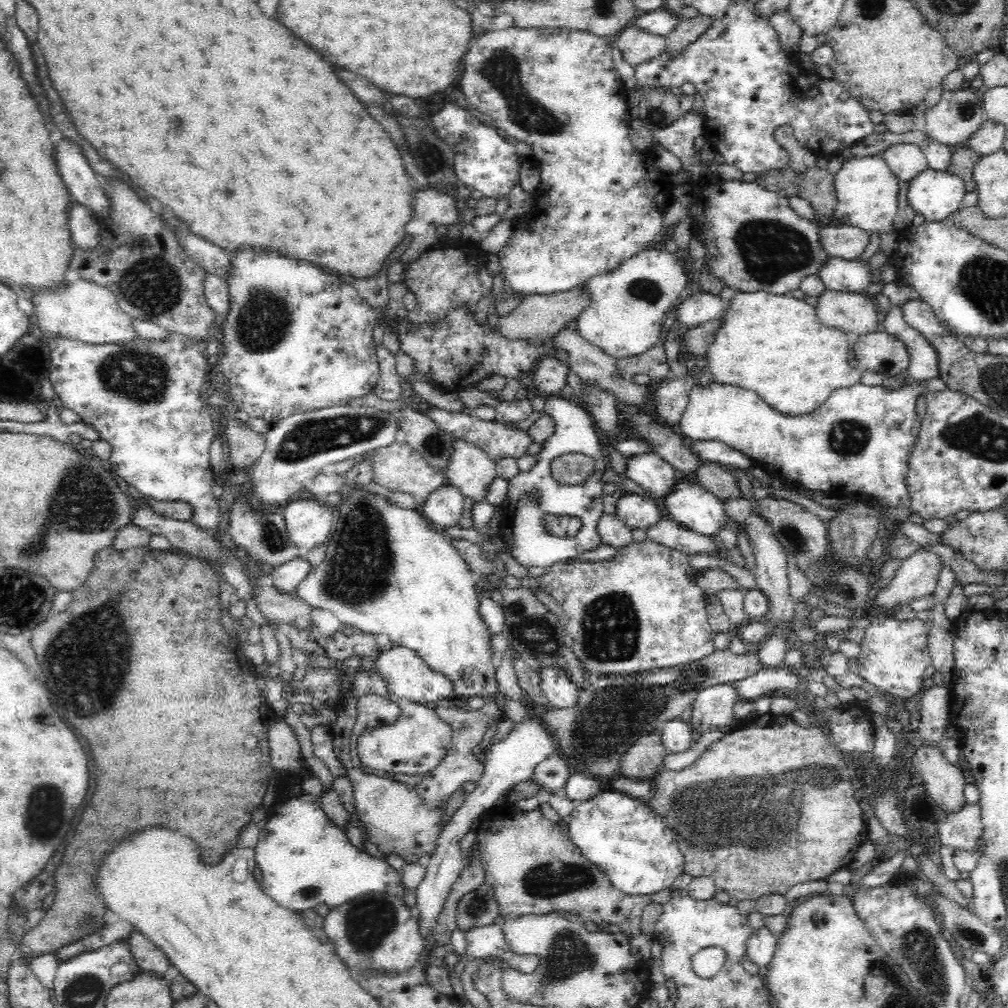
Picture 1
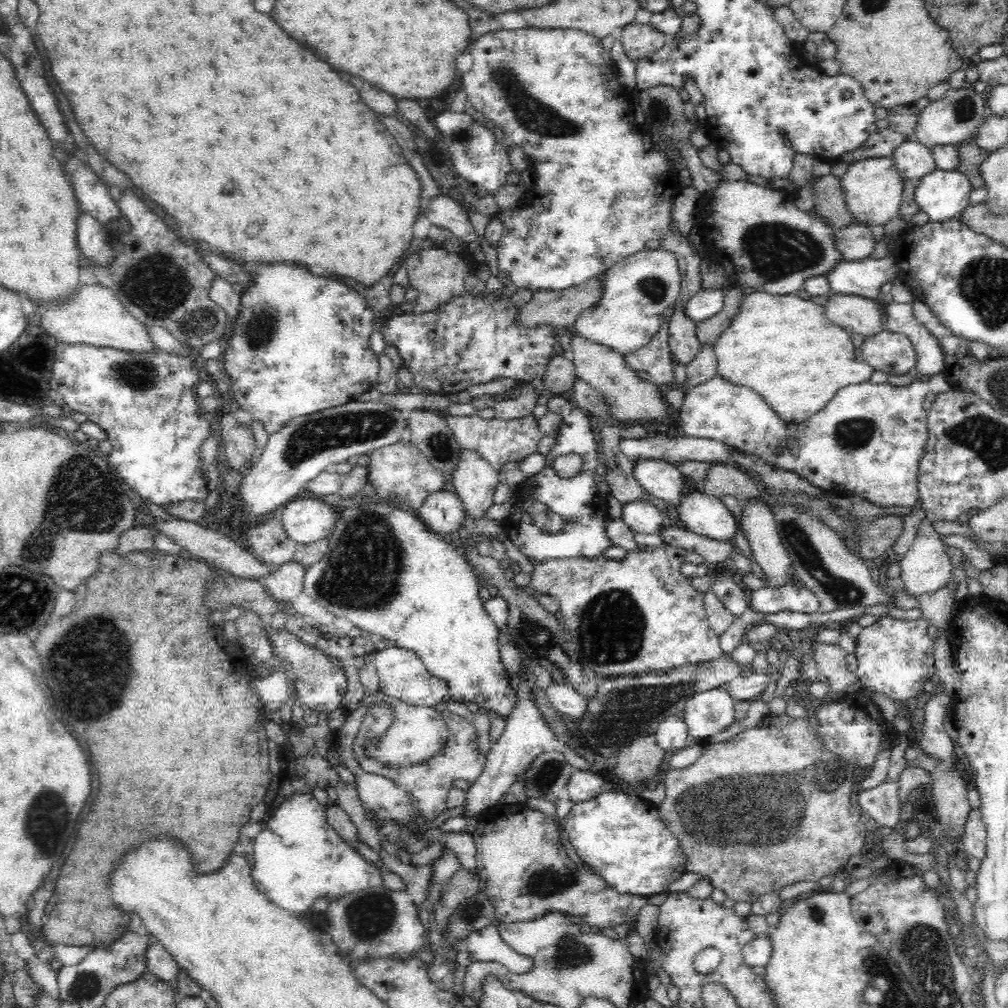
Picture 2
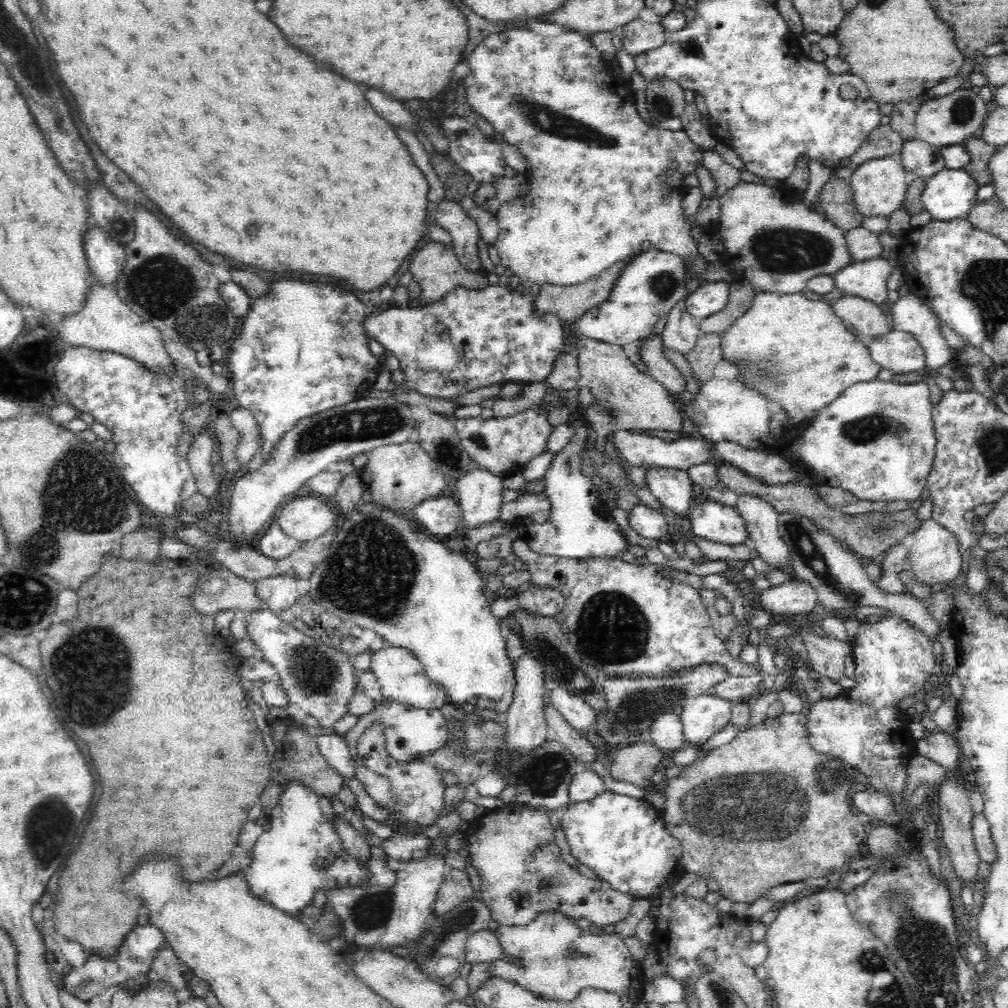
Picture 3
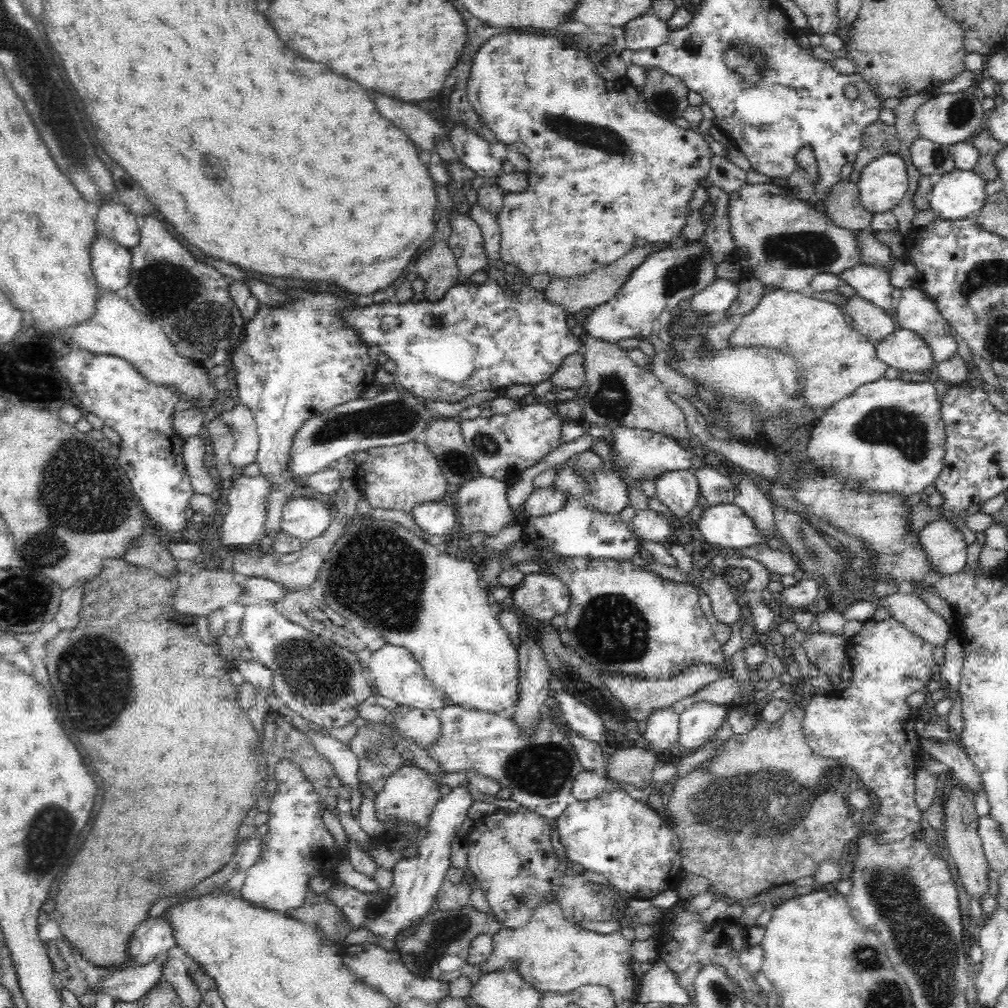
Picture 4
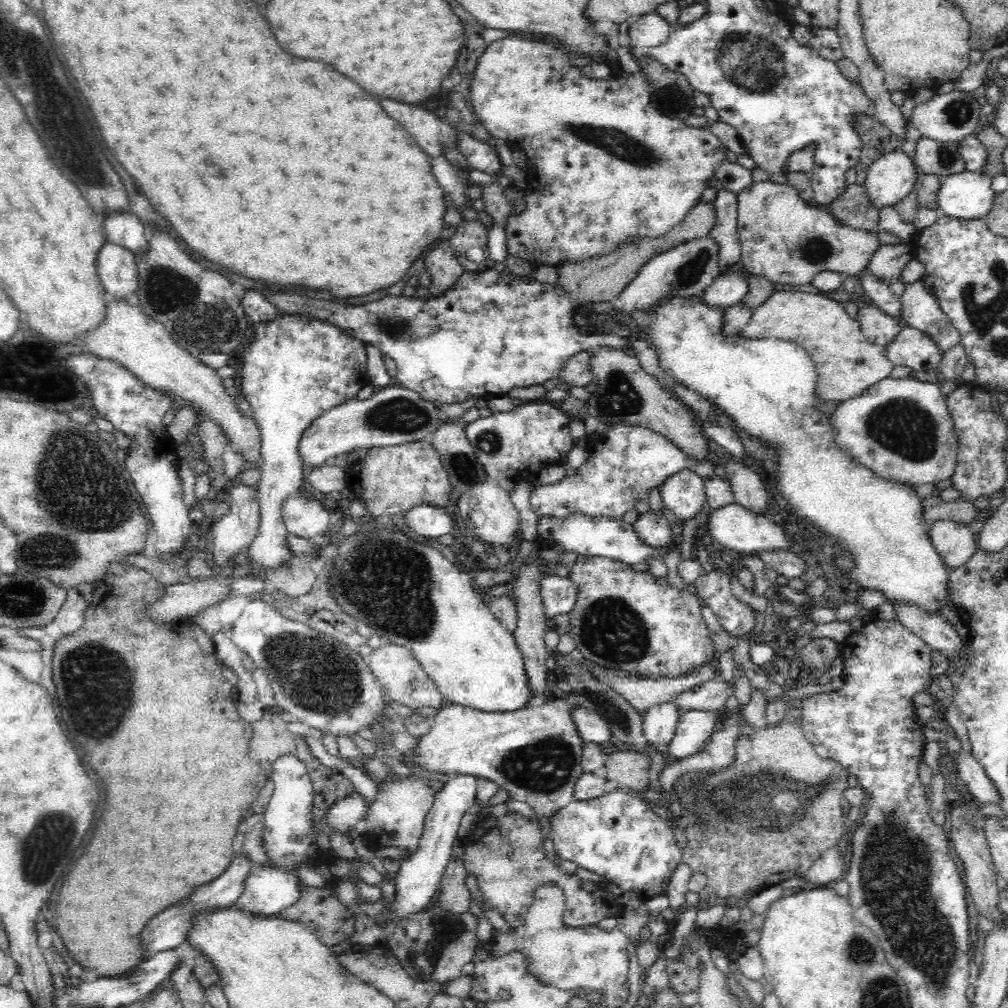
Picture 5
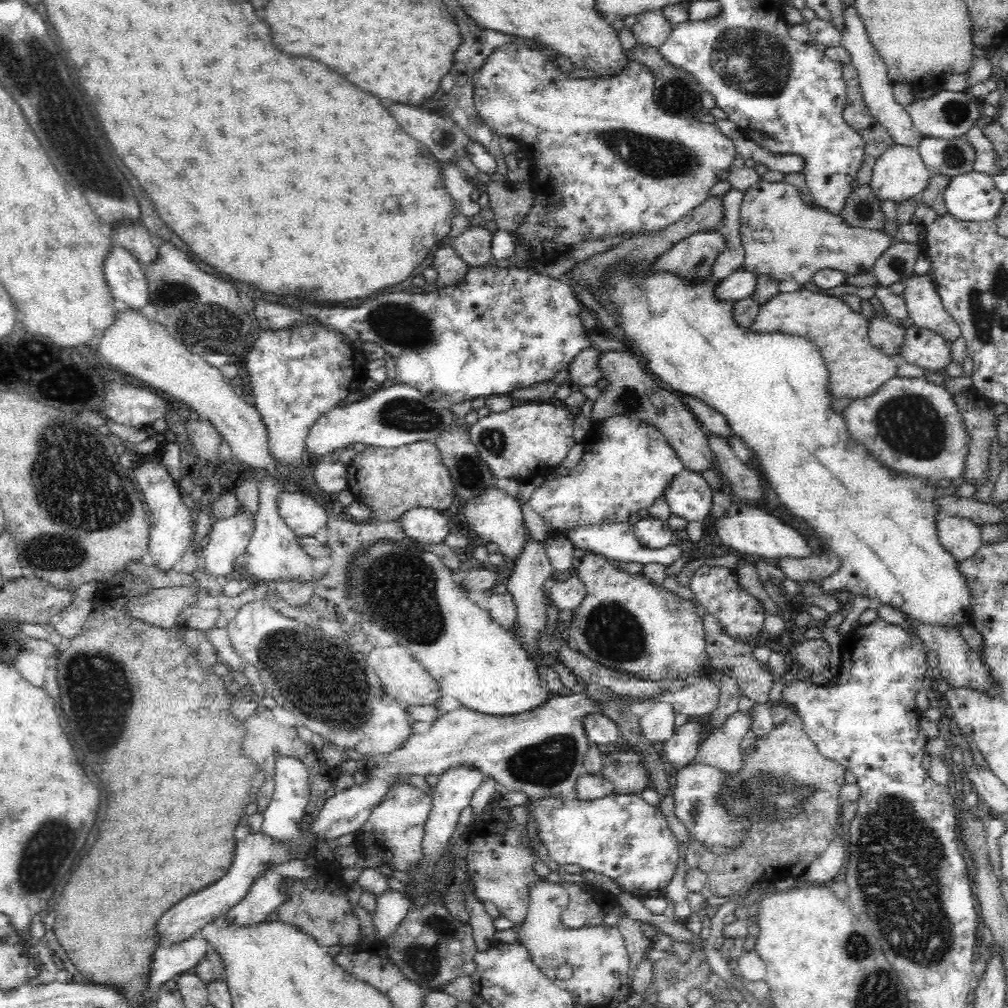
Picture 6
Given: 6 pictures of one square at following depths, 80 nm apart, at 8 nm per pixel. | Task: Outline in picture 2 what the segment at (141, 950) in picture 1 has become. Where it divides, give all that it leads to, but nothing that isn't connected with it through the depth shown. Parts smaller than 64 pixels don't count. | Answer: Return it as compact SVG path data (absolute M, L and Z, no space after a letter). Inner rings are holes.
M154 937L146 950L146 968L159 980L172 986L178 983L178 970L180 970L178 963L168 949Z

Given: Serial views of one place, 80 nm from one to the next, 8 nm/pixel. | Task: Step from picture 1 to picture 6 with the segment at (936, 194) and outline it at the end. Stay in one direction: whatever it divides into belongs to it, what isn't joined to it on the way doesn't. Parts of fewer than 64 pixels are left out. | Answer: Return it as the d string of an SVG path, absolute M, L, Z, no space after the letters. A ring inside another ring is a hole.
M973 171L951 178L944 203L955 219L994 224L1004 204L1004 193L996 190L988 174Z

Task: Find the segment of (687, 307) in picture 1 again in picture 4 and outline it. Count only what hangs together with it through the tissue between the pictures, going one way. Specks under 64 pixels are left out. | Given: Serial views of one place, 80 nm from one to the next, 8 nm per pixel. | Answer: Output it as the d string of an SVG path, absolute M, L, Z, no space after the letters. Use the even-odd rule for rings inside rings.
M718 278L694 297L690 298L690 308L696 313L720 315L732 306L740 294L740 283L728 278Z

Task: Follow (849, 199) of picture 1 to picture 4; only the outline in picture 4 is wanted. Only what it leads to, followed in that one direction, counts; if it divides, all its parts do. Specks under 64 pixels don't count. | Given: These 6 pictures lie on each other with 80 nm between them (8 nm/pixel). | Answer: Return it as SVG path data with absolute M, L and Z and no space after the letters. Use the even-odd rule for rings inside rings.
M883 154L878 158L868 163L864 168L860 180L858 180L858 187L860 187L860 203L868 209L872 214L877 212L892 211L908 190L908 170L906 169L906 162L899 155Z

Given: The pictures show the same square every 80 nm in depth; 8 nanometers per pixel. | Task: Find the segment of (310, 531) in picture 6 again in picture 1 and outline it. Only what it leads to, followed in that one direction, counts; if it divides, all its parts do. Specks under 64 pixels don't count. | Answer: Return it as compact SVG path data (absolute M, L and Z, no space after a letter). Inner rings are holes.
M290 500L282 514L289 538L307 549L326 543L336 522L332 510L314 500Z

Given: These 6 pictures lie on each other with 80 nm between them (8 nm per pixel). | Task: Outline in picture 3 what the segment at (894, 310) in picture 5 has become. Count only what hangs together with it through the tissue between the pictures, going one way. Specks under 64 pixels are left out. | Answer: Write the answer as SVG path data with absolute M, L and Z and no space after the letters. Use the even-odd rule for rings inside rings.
M884 258L853 262L850 266L846 266L846 268L839 270L838 273L834 274L836 288L840 288L843 294L864 297L877 305L886 304L886 300L888 300L886 281L896 267L896 262Z

